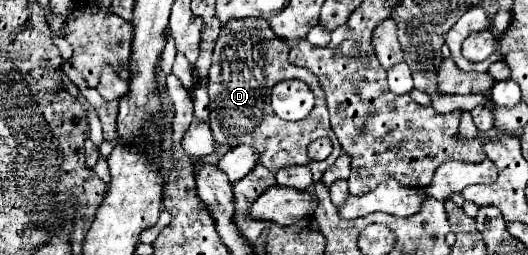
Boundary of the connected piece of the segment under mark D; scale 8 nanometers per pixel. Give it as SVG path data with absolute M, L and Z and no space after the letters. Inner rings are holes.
M244 18L244 20L230 20L214 46L212 54L212 66L208 74L208 94L210 94L210 130L218 144L226 146L240 146L248 144L258 152L258 162L266 166L268 170L282 170L286 166L298 166L308 164L314 180L322 178L324 170L334 164L334 160L340 156L342 146L336 138L336 134L330 128L328 122L328 108L324 100L324 92L318 84L318 78L306 70L298 68L288 62L290 48L286 44L276 44L278 40L272 30L268 28L266 20L256 18ZM298 78L306 82L316 98L316 104L312 112L298 122L288 122L272 112L270 106L270 90L280 80L292 80ZM316 138L330 138L332 140L332 154L328 160L316 162L308 160L308 144Z

